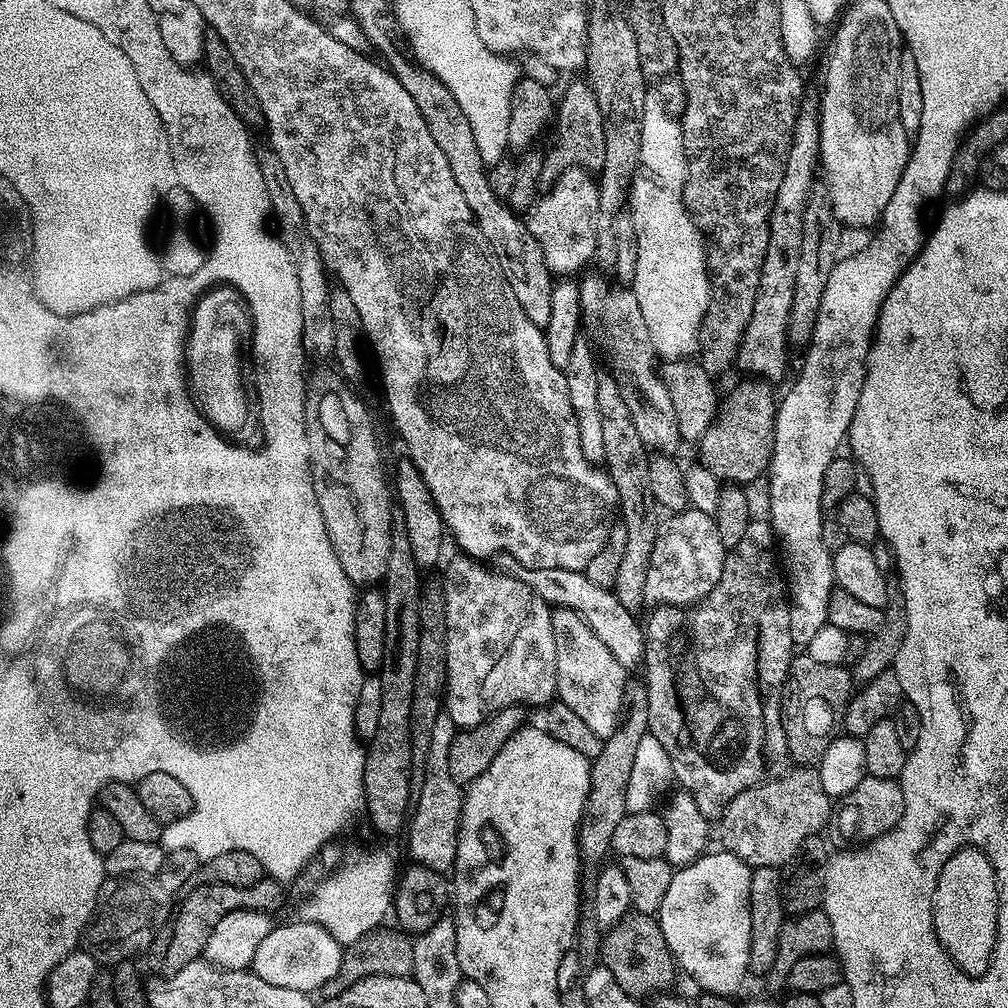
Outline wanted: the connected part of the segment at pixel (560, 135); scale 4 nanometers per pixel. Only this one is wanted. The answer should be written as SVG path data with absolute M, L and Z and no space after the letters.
M576 78L572 85L558 96L558 103L554 108L554 129L556 141L552 149L542 156L541 181L551 186L566 168L586 168L598 170L602 166L602 157L606 154L606 130L604 129L604 115L598 106L598 98L594 94L592 85L587 79Z

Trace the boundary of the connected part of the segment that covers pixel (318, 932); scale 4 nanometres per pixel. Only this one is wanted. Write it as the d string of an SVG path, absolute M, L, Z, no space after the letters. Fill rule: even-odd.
M305 920L290 922L288 924L280 923L275 925L270 934L266 935L265 941L258 946L257 953L252 959L252 971L264 982L272 986L282 986L286 989L298 989L301 992L309 994L323 989L326 982L333 980L341 968L341 958L343 956L343 945L339 944L329 931L316 923L310 923Z

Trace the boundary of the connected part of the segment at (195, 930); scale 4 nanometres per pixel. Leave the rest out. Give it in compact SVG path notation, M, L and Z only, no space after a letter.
M265 878L254 882L254 886L246 886L245 888L222 886L221 884L203 884L191 889L179 901L174 912L174 919L170 924L172 937L169 938L168 949L164 952L164 960L169 964L169 969L175 970L201 959L214 926L218 926L218 921L221 918L226 918L226 914L243 908L249 908L255 912L271 913L272 908L278 907L283 902L284 888L285 885L281 881Z

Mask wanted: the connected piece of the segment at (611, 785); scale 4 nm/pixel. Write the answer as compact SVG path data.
M630 682L624 687L624 702L626 711L623 713L621 722L614 730L614 734L608 736L602 746L602 754L598 754L592 761L592 773L590 774L590 794L584 807L584 816L580 819L580 858L585 865L599 865L605 859L604 855L609 855L614 838L614 830L618 822L628 815L629 810L626 806L626 785L630 782L630 770L634 767L634 754L638 751L638 742L649 735L648 730L648 695L643 683Z

